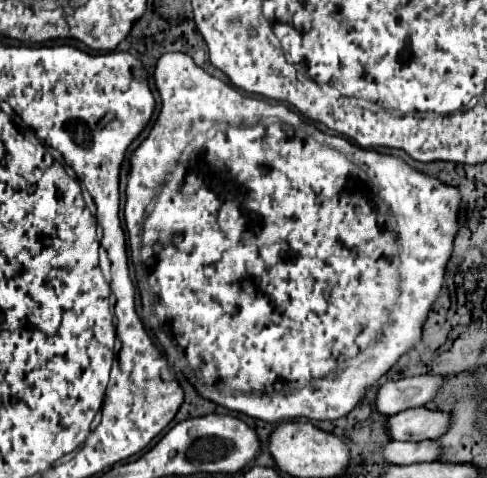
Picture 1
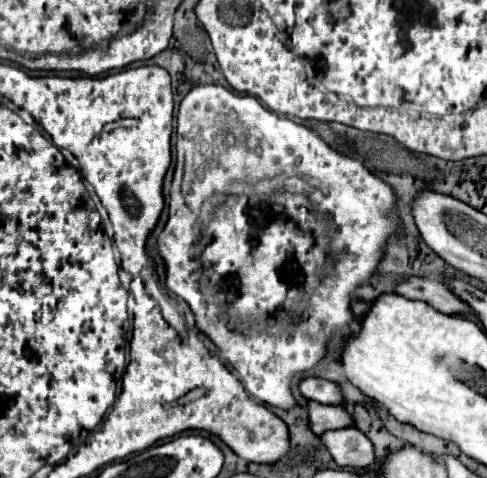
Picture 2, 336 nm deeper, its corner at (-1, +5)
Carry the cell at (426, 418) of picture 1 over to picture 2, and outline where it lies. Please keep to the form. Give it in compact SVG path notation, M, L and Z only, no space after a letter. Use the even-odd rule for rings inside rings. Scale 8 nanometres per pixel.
M306 400L306 408L308 408L308 426L318 436L326 430L340 430L354 426L346 410L340 406L322 406L320 402Z

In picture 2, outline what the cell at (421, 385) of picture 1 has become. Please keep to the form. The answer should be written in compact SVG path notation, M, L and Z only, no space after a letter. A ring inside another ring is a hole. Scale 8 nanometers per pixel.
M304 378L298 384L298 390L304 398L316 400L320 404L340 404L342 402L340 388L328 380L322 380L322 378Z

